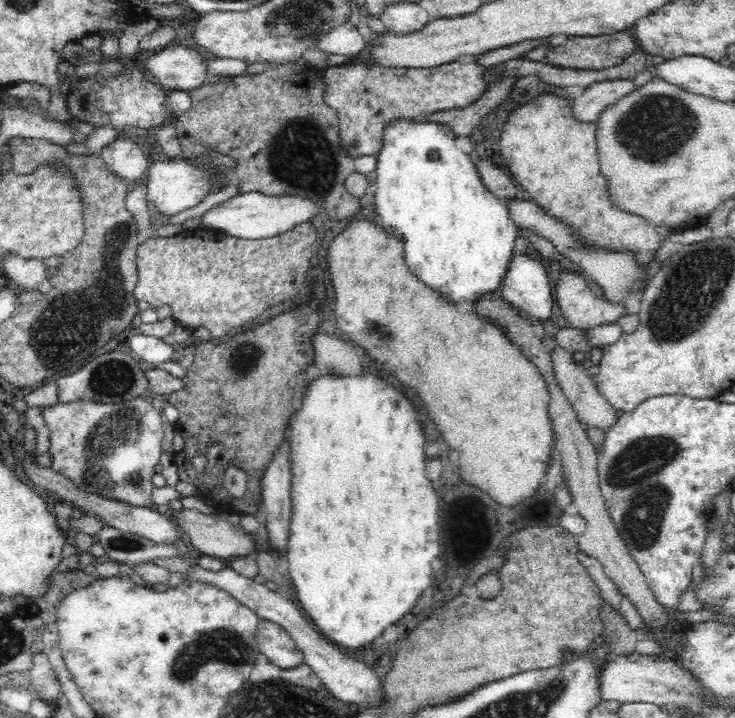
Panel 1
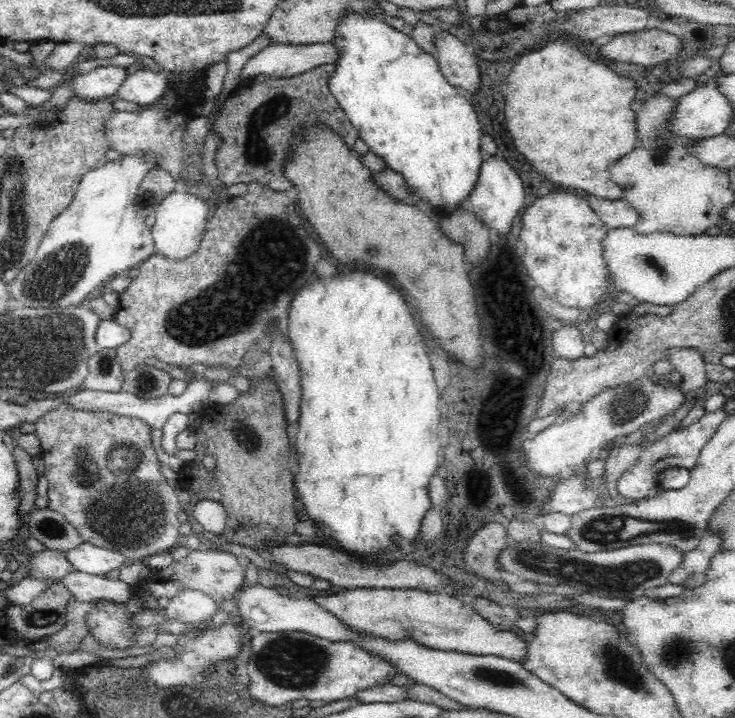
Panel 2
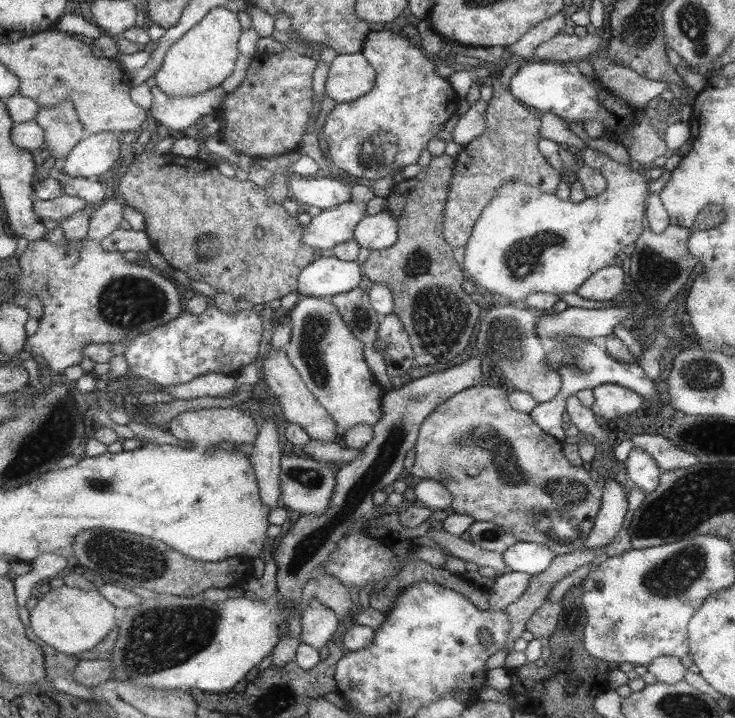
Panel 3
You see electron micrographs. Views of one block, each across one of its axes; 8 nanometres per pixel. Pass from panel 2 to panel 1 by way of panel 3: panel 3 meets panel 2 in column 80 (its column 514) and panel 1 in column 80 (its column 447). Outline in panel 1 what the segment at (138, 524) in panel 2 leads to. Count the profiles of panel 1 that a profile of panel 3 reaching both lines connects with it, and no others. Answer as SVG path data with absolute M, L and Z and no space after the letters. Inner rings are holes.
M149 396L114 404L80 399L41 406L49 432L51 469L73 482L84 494L97 494L134 508L156 509L152 478L162 456L164 416L152 407Z

